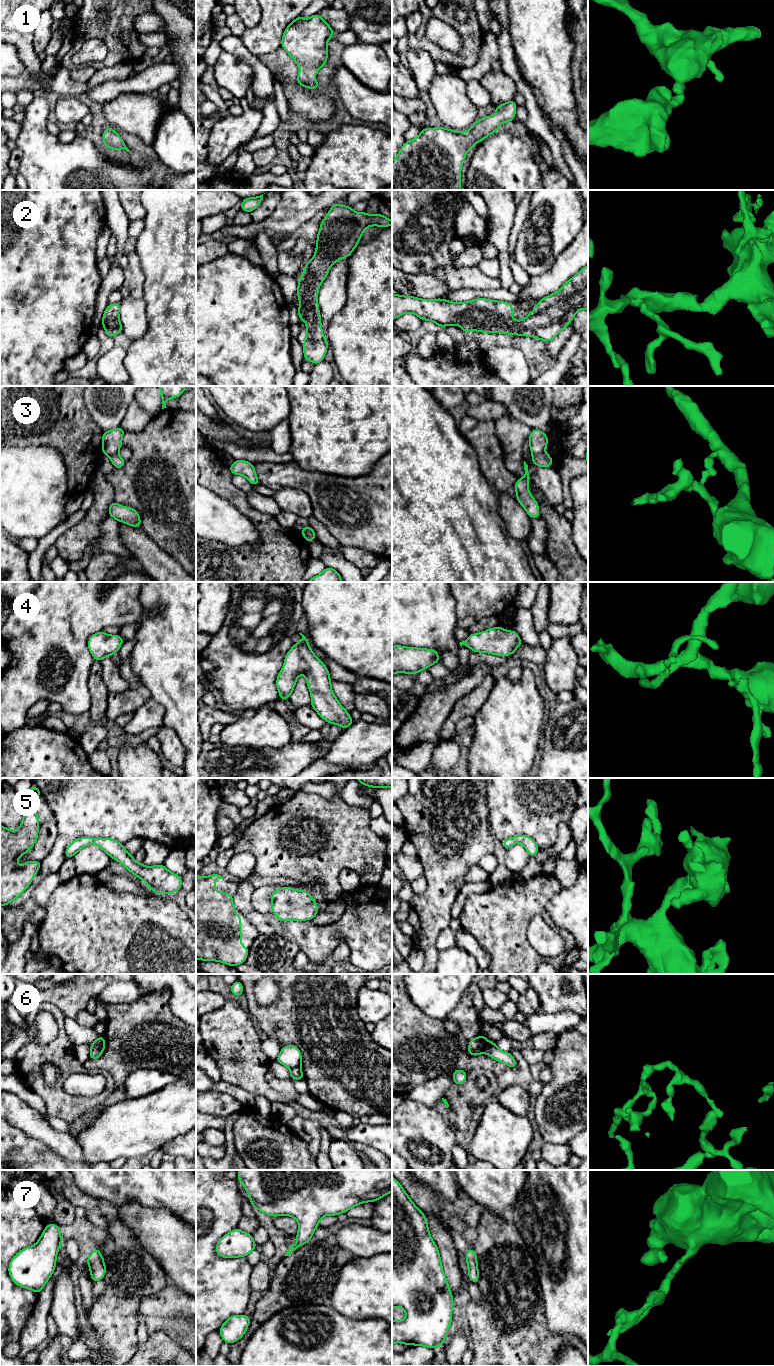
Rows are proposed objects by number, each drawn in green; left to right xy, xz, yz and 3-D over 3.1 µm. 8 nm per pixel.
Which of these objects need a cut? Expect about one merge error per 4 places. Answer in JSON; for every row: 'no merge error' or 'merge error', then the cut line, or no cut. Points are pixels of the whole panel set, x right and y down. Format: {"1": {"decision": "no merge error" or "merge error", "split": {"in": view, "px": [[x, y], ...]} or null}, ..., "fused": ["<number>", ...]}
{"1": {"decision": "no merge error", "split": null}, "2": {"decision": "no merge error", "split": null}, "3": {"decision": "merge error", "split": {"in": "yz", "px": [[543, 451], [532, 455]]}}, "4": {"decision": "no merge error", "split": null}, "5": {"decision": "no merge error", "split": null}, "6": {"decision": "merge error", "split": {"in": "xz", "px": [[300, 1065], [290, 1069]]}}, "7": {"decision": "no merge error", "split": null}, "fused": ["3", "6"]}

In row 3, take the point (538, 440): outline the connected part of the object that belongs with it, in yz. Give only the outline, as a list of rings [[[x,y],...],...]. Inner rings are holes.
[[[532,429],[528,440],[529,440],[530,451],[532,455],[536,455],[544,452],[546,446],[549,443],[547,434],[537,429]]]

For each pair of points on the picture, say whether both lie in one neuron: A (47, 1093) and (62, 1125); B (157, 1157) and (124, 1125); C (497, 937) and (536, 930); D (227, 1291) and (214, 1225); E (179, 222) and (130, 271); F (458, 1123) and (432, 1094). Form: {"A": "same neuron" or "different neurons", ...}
{"A": "different neurons", "B": "different neurons", "C": "different neurons", "D": "same neuron", "E": "different neurons", "F": "different neurons"}

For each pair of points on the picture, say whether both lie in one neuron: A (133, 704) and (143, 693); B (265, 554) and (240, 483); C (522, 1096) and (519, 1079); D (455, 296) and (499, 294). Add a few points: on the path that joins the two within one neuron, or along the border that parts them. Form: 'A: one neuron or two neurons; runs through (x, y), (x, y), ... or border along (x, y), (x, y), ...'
A: one neuron; runs through (135, 701), (140, 696)
B: two neurons; border along (231, 474), (233, 483), (246, 493)
C: two neurons; border along (525, 1088), (519, 1085), (509, 1085), (501, 1089)
D: one neuron; runs through (466, 294), (488, 294)

